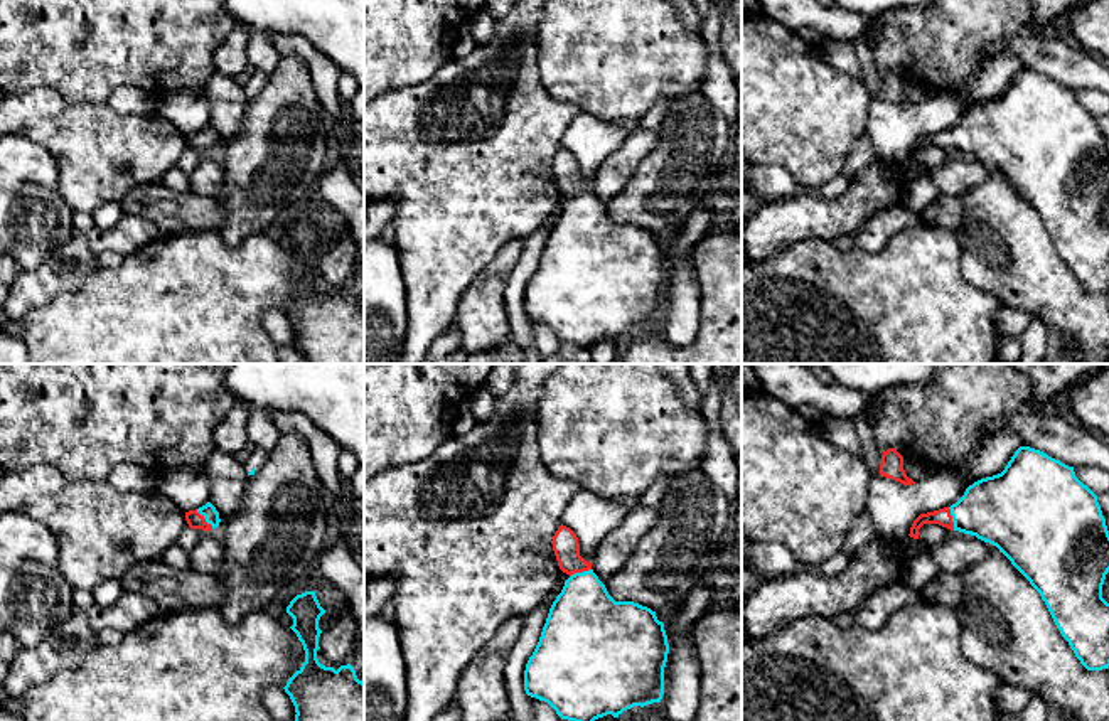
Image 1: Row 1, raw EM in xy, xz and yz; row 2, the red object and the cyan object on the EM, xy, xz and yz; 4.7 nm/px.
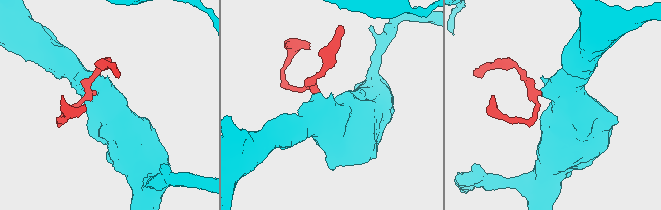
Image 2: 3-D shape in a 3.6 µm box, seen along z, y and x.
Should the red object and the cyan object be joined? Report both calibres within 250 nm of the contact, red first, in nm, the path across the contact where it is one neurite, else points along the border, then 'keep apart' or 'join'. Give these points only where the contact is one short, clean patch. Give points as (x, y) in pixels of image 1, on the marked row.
80 nm thick on the red side, 70 nm on the other; runs through xy (194, 519), (204, 519), (209, 512); join

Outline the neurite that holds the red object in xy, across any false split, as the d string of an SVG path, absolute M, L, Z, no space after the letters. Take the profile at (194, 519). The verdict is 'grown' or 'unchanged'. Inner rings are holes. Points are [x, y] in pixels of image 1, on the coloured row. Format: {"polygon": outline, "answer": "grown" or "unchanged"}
{"polygon": "M211 502L196 510L185 512L185 521L190 529L202 529L202 531L211 531L217 527L221 522L219 512Z", "answer": "grown"}

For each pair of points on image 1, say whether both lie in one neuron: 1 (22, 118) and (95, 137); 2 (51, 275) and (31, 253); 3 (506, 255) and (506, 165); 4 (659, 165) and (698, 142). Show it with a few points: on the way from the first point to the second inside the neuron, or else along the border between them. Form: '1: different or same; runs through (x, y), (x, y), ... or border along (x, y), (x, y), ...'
1: same; runs through (41, 118), (48, 118), (76, 135)
2: different; border along (71, 240), (58, 246), (36, 268), (21, 270)
3: different; border along (523, 238), (508, 241), (479, 272)
4: same; runs through (669, 165), (675, 165), (688, 152)

